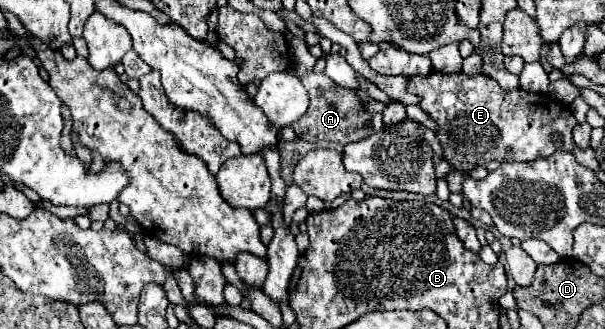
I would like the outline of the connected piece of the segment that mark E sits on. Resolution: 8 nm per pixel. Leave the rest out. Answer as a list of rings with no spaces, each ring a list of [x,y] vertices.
[[[432,72],[426,78],[410,78],[406,90],[420,96],[420,108],[438,124],[436,138],[440,140],[444,160],[452,162],[464,176],[476,166],[492,172],[504,162],[532,162],[536,158],[552,156],[558,148],[550,140],[554,130],[566,140],[560,150],[574,150],[572,130],[578,122],[566,104],[560,104],[548,94],[540,96],[524,90],[504,92],[496,80],[484,74],[466,76],[462,72]]]

